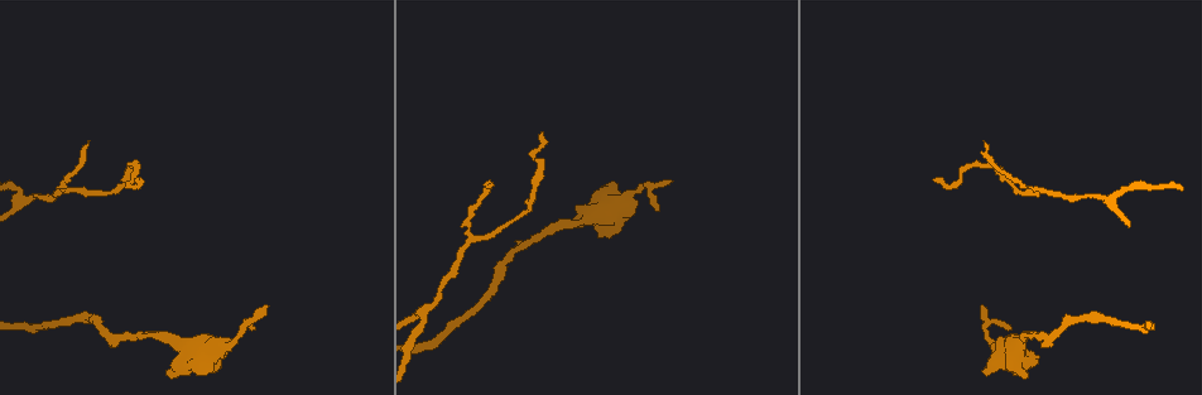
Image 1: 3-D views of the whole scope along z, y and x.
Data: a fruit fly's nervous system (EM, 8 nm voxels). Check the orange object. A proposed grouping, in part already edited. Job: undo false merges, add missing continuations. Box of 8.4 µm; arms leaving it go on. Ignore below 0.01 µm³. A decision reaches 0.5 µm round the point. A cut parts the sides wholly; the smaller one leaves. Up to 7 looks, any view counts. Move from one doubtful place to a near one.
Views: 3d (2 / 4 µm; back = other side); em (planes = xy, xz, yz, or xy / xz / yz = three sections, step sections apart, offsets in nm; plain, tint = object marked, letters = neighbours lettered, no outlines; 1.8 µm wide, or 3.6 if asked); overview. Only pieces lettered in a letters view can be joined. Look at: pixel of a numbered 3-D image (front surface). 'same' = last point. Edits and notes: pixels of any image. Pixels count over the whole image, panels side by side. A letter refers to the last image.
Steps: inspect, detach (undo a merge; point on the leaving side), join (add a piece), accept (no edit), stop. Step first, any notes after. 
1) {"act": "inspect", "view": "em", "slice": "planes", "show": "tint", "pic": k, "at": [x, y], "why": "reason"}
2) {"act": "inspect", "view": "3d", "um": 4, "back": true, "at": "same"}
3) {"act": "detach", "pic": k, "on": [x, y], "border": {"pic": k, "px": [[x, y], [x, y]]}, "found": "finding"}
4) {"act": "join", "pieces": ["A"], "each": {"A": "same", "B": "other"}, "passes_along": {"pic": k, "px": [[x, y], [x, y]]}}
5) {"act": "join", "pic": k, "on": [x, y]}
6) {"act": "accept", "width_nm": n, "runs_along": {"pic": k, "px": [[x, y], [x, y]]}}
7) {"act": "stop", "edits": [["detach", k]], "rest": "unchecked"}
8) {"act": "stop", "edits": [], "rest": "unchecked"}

{"act": "inspect", "view": "em", "slice": "xz", "step": 8, "show": "letters", "pic": 1, "at": [491, 186], "why": "thin end"}

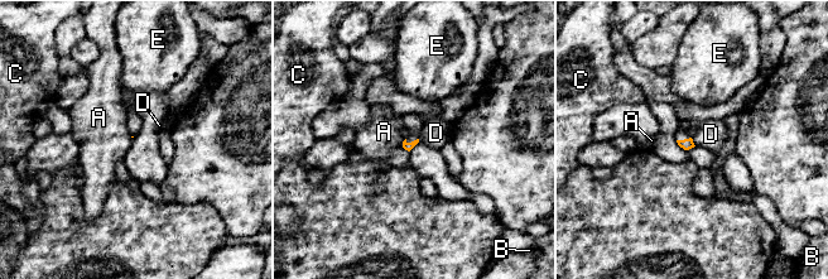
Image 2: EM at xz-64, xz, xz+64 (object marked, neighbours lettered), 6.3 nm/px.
{"act": "inspect", "view": "em", "slice": "planes", "show": "letters", "at": "same"}

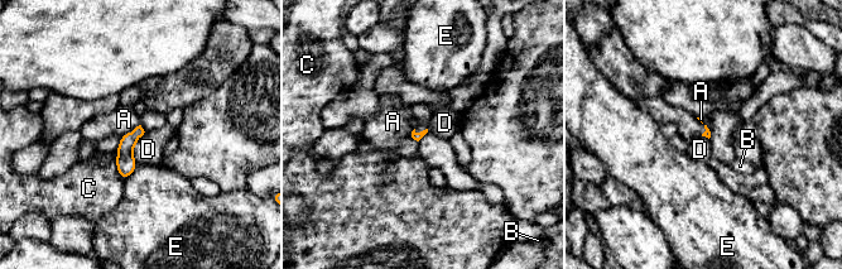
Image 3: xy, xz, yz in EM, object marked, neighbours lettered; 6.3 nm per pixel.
{"act": "accept", "each": {"A": "other", "B": "other", "C": "other", "D": "other", "E": "other"}, "border": {"pic": 3, "px": [[145, 131], [131, 150]]}, "found": "no lettered piece goes on from it"}

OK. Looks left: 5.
{"act": "inspect", "view": "em", "um": 3.6, "slice": "yz", "step": 4, "show": "letters", "pic": 1, "at": [934, 180], "why": "an open end"}

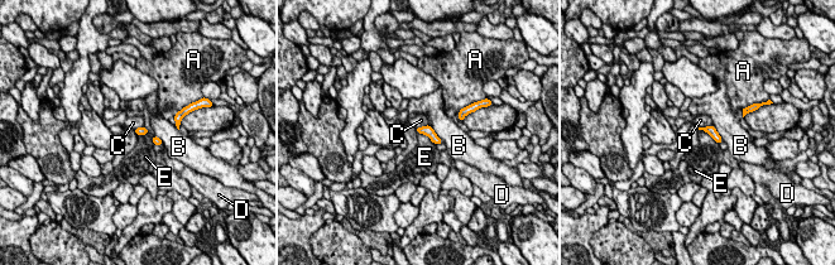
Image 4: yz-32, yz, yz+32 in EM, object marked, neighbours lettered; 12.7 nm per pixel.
{"act": "inspect", "view": "em", "um": 3.6, "slice": "planes", "show": "letters", "at": "same"}

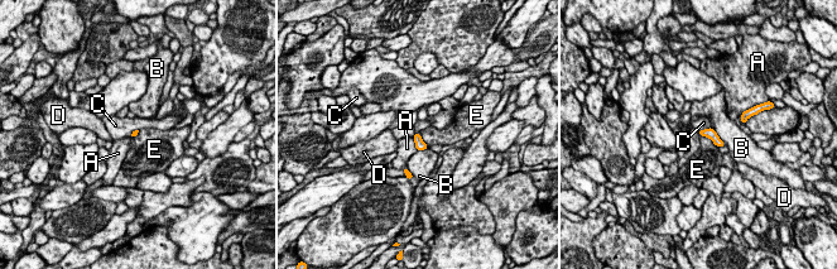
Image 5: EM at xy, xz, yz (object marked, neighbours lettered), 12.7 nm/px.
{"act": "accept", "each": {"A": "other", "B": "other", "C": "other", "D": "other", "E": "other"}, "border": {"pic": 5, "px": [[701, 135], [706, 135], [718, 147]]}, "found": "no lettered piece goes on from it"}

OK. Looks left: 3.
{"act": "inspect", "view": "3d", "um": 4, "pic": 1, "at": [1025, 378], "why": "stops while still wide"}

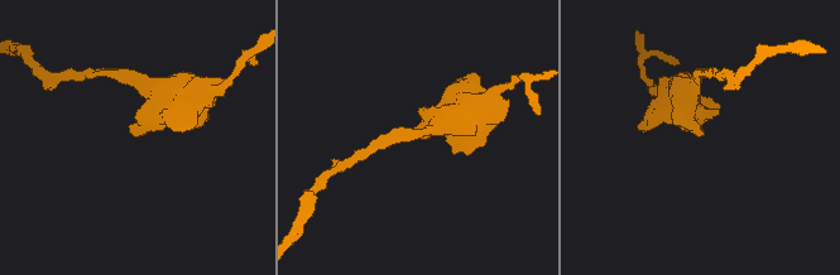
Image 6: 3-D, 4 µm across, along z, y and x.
{"act": "inspect", "view": "em", "slice": "planes", "show": "plain", "pic": 6, "at": [136, 136], "why": "shape alone is not enough"}

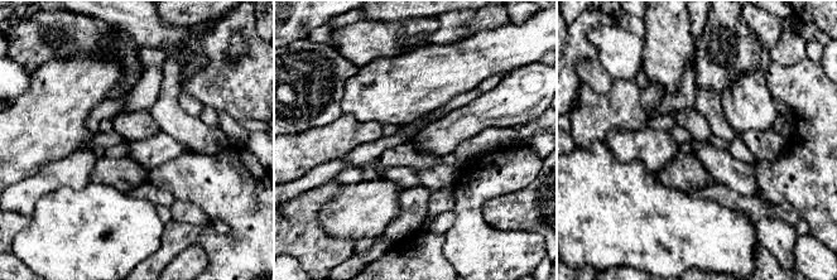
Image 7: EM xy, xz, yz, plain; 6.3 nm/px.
{"act": "inspect", "view": "em", "slice": "planes", "show": "letters", "at": "same"}

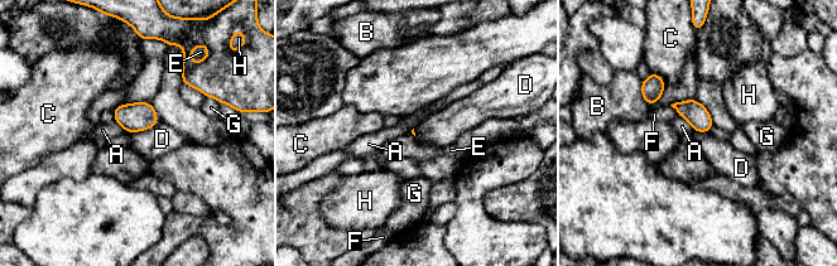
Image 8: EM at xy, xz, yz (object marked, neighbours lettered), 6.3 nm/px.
{"act": "accept", "each": {"A": "other", "B": "other", "C": "other", "D": "other", "E": "other", "F": "other", "G": "other", "H": "other"}, "border": {"pic": 8, "px": [[158, 120], [152, 127], [130, 134]]}, "found": "no lettered piece goes on from it"}

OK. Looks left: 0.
{"act": "stop", "edits": [], "rest": "unchecked"}

